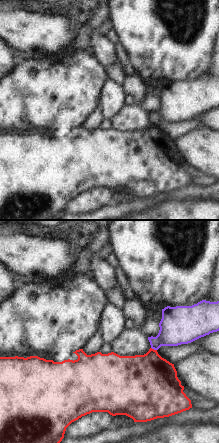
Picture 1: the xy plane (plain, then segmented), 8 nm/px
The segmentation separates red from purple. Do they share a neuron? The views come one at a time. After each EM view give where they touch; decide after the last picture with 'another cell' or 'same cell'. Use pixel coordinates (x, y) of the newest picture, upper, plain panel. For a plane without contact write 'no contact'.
(153, 125)

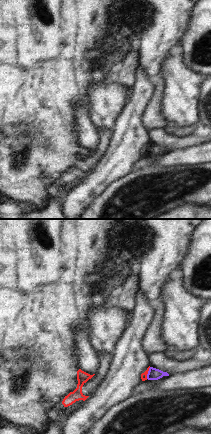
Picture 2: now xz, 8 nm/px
(147, 149)

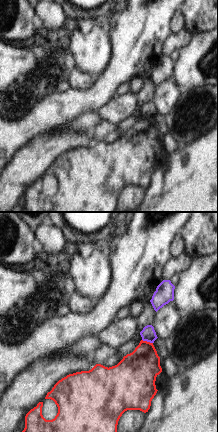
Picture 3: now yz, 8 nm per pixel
(146, 117)

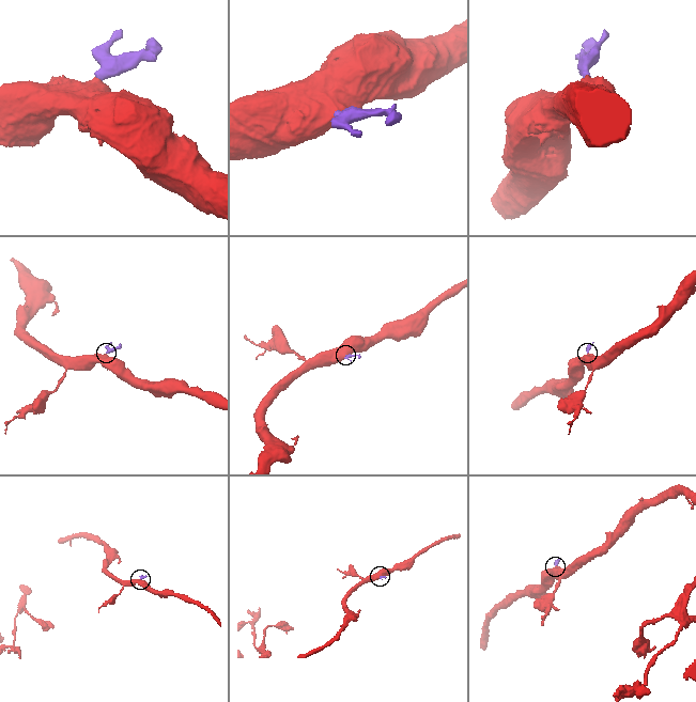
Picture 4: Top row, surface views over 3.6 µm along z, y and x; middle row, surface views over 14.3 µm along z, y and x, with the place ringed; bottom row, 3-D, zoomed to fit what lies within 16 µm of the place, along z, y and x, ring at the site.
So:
another cell

